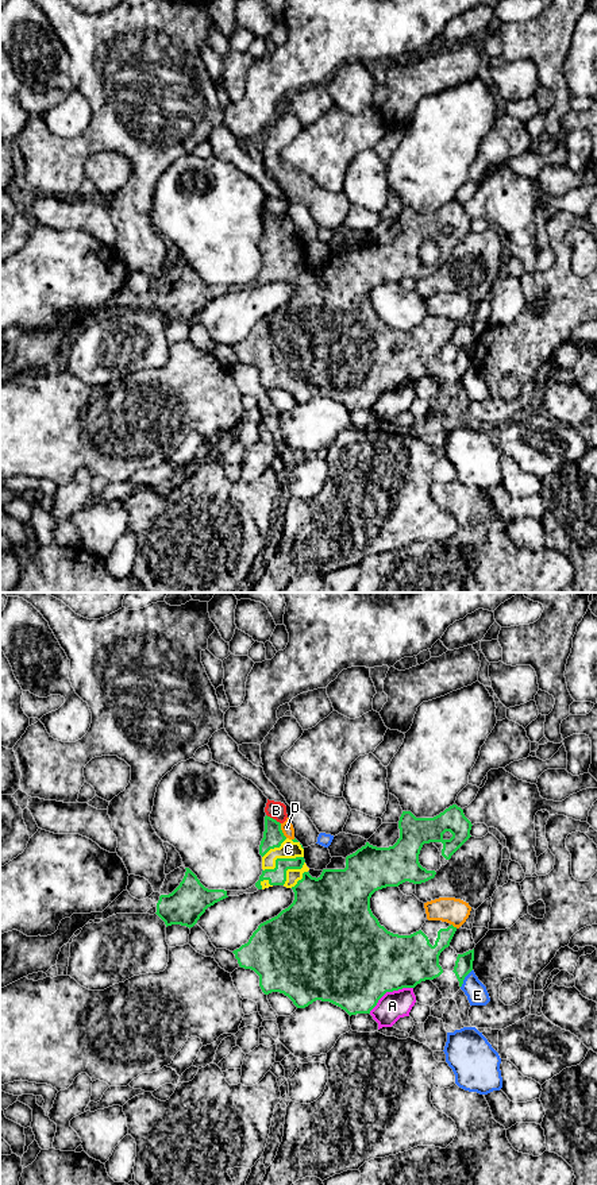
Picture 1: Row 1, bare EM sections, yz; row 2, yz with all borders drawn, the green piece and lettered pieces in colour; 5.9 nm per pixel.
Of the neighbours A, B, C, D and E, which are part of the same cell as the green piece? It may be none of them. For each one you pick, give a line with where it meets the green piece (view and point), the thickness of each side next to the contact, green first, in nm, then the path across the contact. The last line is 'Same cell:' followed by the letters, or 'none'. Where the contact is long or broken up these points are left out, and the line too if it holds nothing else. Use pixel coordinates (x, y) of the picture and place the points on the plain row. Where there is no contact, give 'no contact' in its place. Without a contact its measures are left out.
C: meets green in yz at (280, 254); 110 nm thick on the green side, 110 nm on the other
Same cell: C

